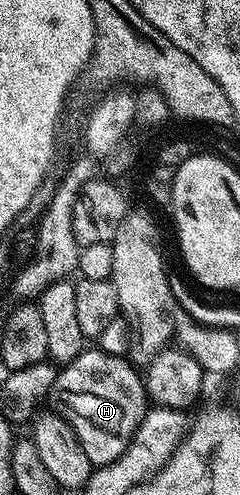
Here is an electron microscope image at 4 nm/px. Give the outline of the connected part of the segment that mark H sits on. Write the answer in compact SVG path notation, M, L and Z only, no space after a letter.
M83 349L59 370L52 392L52 407L72 425L91 465L102 467L121 457L130 444L138 422L147 413L148 396L143 376L129 358L93 350Z

